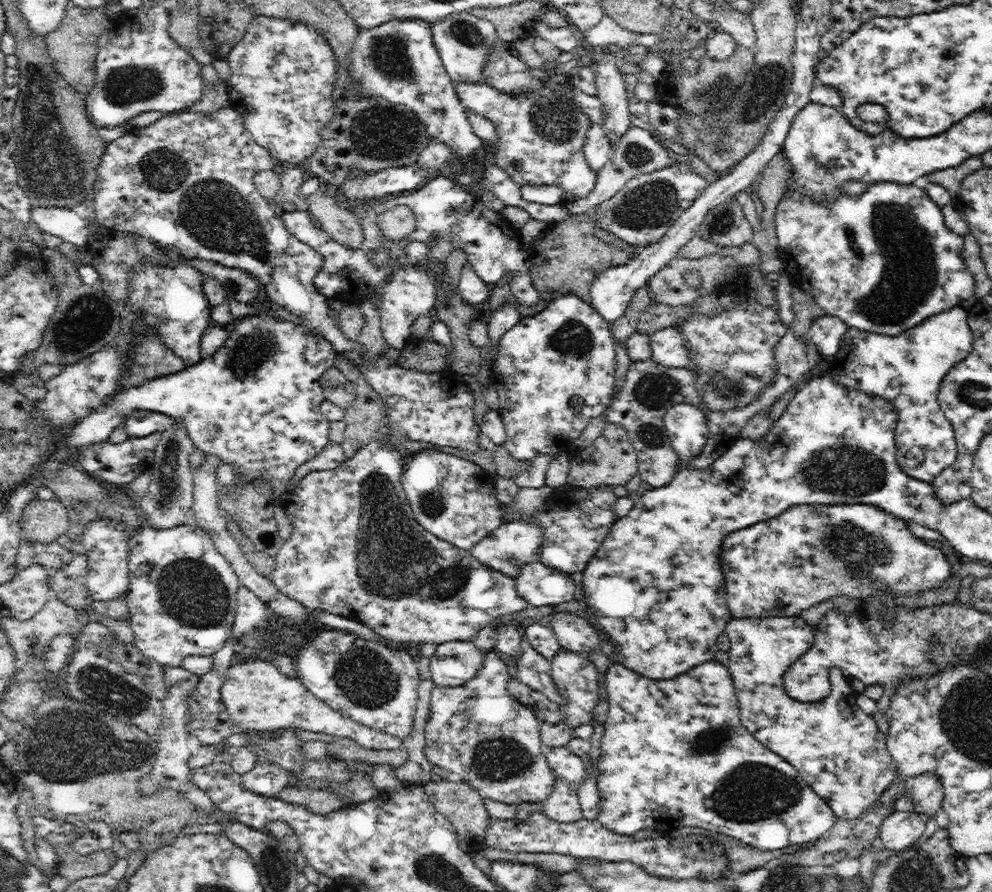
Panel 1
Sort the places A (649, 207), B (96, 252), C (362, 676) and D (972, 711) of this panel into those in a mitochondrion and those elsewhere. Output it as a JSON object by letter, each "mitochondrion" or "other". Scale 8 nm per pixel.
{"A":"mitochondrion","B":"other","C":"mitochondrion","D":"mitochondrion"}

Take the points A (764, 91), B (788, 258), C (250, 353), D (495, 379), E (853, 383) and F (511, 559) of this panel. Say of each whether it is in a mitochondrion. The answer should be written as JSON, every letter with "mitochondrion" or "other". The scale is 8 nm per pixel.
{"A":"mitochondrion","B":"other","C":"mitochondrion","D":"other","E":"other","F":"mitochondrion"}

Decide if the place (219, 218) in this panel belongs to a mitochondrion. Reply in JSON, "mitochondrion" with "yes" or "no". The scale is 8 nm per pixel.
{"mitochondrion":"yes"}

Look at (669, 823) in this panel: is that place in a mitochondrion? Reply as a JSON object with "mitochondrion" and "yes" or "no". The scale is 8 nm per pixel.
{"mitochondrion":"no"}

